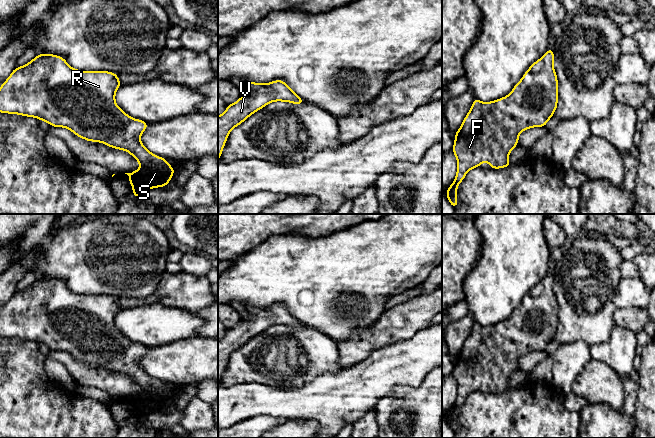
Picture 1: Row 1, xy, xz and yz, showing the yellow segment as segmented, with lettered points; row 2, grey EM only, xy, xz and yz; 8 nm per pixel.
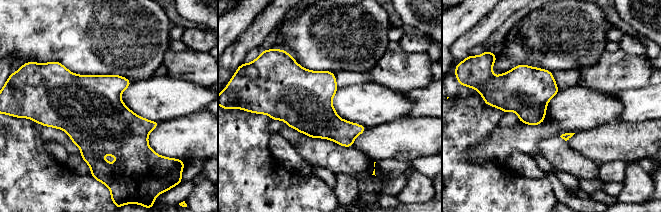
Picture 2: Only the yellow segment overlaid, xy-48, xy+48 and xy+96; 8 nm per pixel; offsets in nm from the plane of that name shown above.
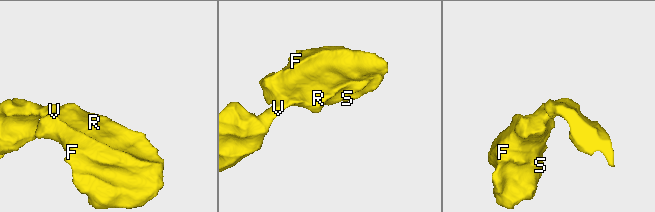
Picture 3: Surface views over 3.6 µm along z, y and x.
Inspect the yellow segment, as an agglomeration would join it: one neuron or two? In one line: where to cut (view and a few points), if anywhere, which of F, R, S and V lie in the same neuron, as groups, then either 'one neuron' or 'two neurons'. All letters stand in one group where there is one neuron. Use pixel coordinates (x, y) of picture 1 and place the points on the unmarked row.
cut none; groups F R S V; one neuron

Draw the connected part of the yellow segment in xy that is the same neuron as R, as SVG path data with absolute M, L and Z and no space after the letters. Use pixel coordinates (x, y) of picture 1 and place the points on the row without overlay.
M38 278L32 285L28 286L26 289L22 291L16 291L11 299L8 301L8 303L1 309L0 311L0 336L1 337L10 337L10 338L20 338L22 340L27 341L36 341L40 344L46 345L53 351L65 351L69 354L71 354L76 360L83 362L87 365L93 365L93 366L101 366L109 371L115 372L115 373L121 373L124 375L129 376L141 389L140 393L131 397L125 397L129 400L130 408L133 412L133 420L132 421L141 421L145 418L146 415L148 415L151 412L156 411L165 411L171 404L171 401L173 400L176 393L173 393L172 390L170 390L167 387L167 384L165 382L161 382L159 380L154 379L153 377L149 376L144 369L140 365L141 358L145 355L145 353L149 350L148 347L142 344L134 343L130 340L128 340L124 335L122 335L117 328L115 327L115 316L117 313L121 310L121 307L119 305L119 302L116 297L113 296L107 296L107 295L81 295L74 292L71 292L64 284L62 280L56 280L53 278Z

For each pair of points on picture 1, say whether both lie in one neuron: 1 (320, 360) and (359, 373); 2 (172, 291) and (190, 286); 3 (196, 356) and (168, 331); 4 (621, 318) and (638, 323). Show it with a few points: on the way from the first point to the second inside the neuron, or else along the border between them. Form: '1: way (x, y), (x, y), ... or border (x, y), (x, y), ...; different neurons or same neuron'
1: border (342, 368), (335, 372), (319, 374); different neurons
2: way (176, 290), (186, 290); same neuron
3: border (195, 334), (155, 347); different neurons
4: way (625, 318), (634, 319); same neuron

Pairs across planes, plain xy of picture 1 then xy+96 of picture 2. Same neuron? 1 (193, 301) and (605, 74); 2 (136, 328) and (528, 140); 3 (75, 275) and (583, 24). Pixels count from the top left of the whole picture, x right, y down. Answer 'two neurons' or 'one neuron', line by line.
1: one neuron
2: one neuron
3: one neuron

